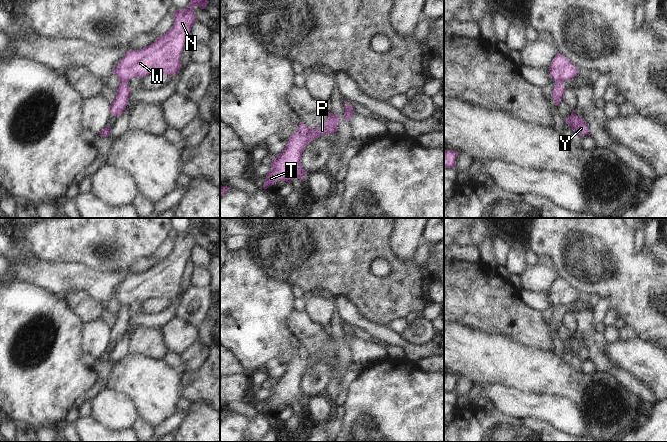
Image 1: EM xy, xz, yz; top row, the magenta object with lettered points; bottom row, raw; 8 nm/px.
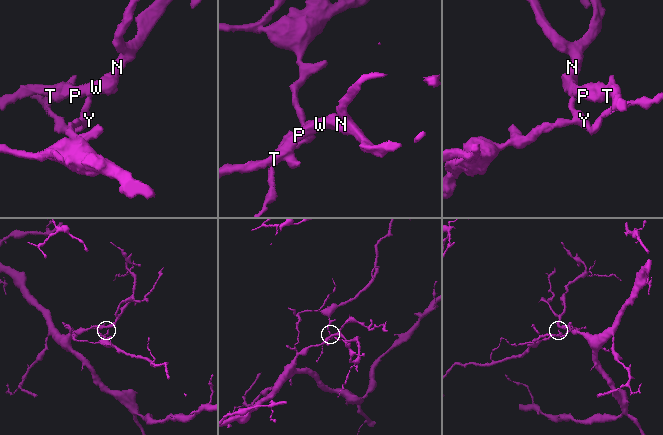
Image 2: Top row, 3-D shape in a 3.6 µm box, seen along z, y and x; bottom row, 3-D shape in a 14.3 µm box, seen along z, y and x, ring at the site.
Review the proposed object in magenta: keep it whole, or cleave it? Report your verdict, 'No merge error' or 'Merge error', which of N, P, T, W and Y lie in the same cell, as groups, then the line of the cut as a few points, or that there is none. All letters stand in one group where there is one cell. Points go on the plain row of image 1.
Merge error. Groups: N P T W / Y. Split along yz (563, 304), (556, 305).

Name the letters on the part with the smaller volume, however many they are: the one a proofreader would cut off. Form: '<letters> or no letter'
Y

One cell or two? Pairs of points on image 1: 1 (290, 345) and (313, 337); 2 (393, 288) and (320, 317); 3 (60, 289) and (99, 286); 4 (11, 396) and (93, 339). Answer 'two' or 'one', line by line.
1: two
2: two
3: one
4: two

